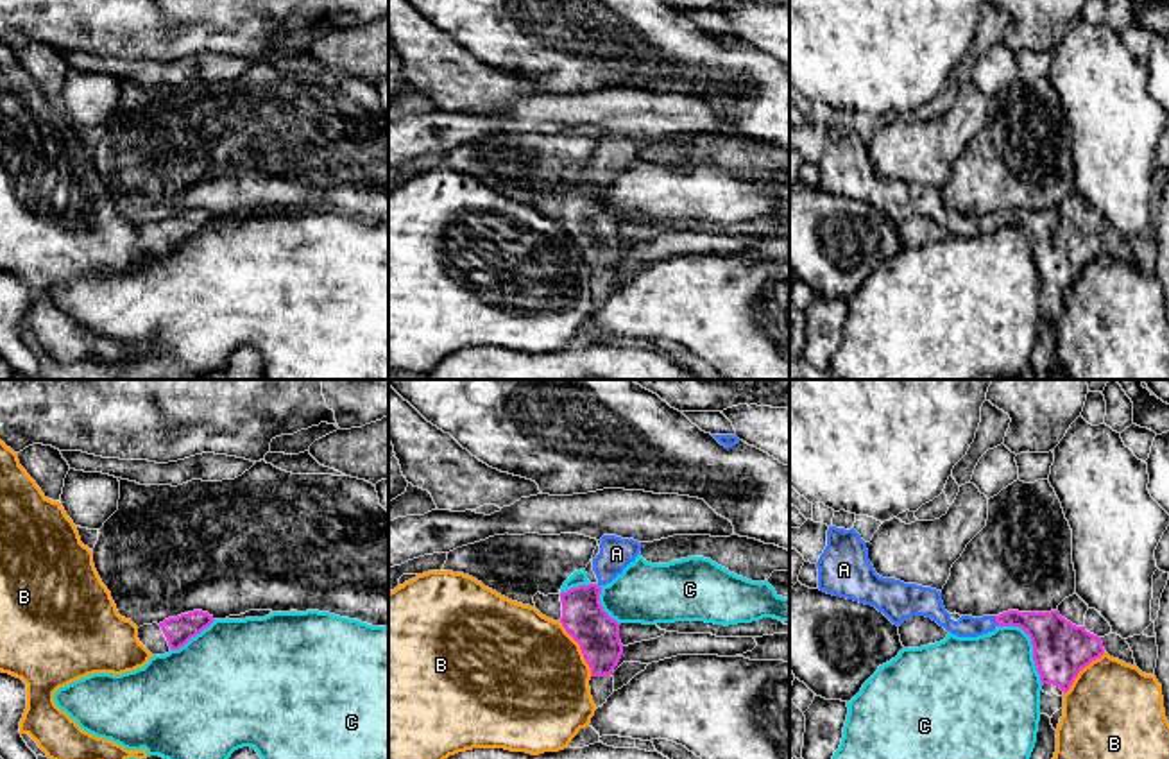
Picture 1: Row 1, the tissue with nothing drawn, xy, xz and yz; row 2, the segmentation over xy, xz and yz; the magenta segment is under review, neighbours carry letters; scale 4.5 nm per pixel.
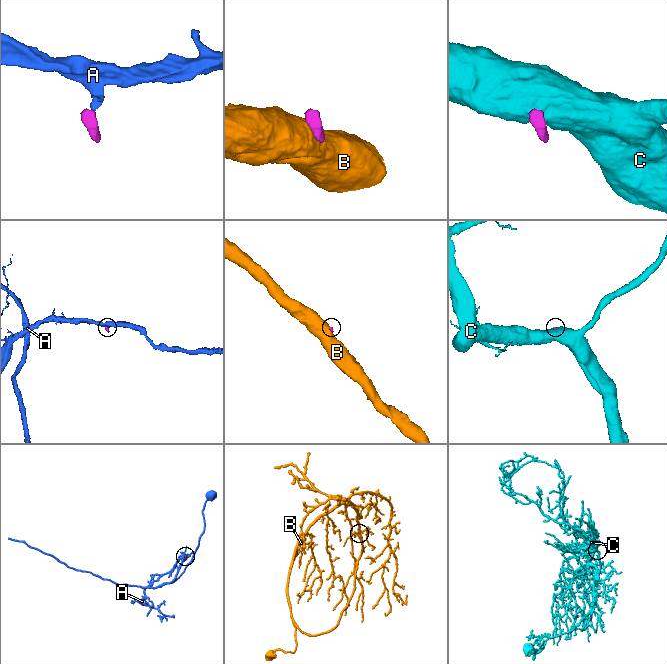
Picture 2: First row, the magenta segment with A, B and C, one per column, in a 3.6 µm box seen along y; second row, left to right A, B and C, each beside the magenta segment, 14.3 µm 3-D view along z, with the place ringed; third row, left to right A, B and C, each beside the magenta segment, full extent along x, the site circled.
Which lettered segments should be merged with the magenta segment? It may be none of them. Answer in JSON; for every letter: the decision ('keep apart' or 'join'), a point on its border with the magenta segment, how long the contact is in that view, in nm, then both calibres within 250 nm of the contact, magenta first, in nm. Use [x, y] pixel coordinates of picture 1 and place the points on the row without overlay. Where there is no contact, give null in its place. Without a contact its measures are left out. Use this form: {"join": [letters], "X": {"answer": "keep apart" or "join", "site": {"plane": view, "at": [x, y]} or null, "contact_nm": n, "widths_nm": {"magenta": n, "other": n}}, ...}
{"join": ["A"], "A": {"answer": "join", "site": {"plane": "yz", "at": [996, 221]}, "contact_nm": 50, "widths_nm": {"magenta": 180, "other": 100}}, "B": {"answer": "keep apart", "site": {"plane": "xz", "at": [580, 247]}, "contact_nm": 300, "widths_nm": {"magenta": 190, "other": 500}}, "C": {"answer": "keep apart", "site": {"plane": "yz", "at": [1032, 242]}, "contact_nm": 340, "widths_nm": {"magenta": 260, "other": 420}}}

